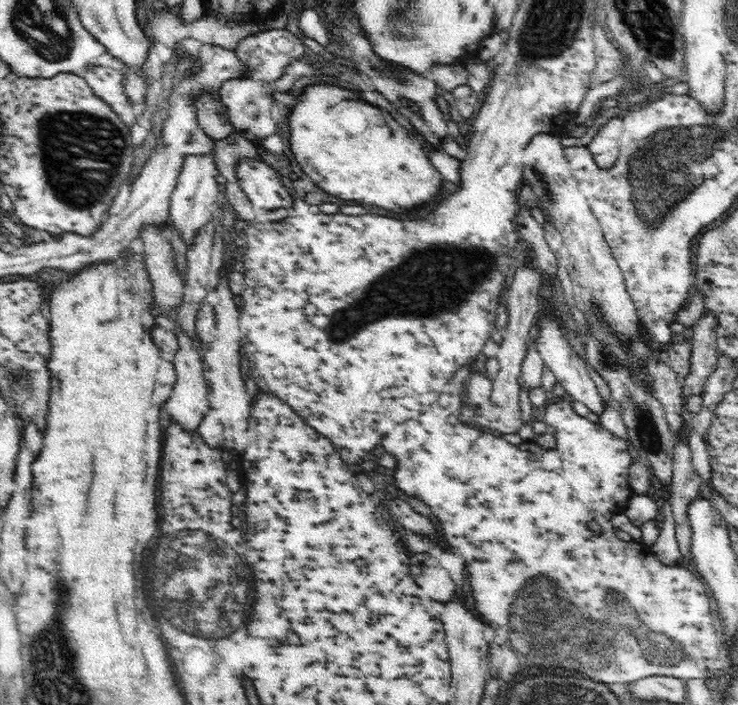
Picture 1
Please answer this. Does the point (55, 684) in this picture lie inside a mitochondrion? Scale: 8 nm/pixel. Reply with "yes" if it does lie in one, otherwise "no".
yes

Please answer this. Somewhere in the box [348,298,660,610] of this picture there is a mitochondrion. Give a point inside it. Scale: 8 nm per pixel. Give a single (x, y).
(606, 356)

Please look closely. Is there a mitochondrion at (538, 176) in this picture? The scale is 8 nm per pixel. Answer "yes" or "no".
yes

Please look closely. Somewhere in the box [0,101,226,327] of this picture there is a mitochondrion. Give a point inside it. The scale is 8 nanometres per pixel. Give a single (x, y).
(82, 152)

